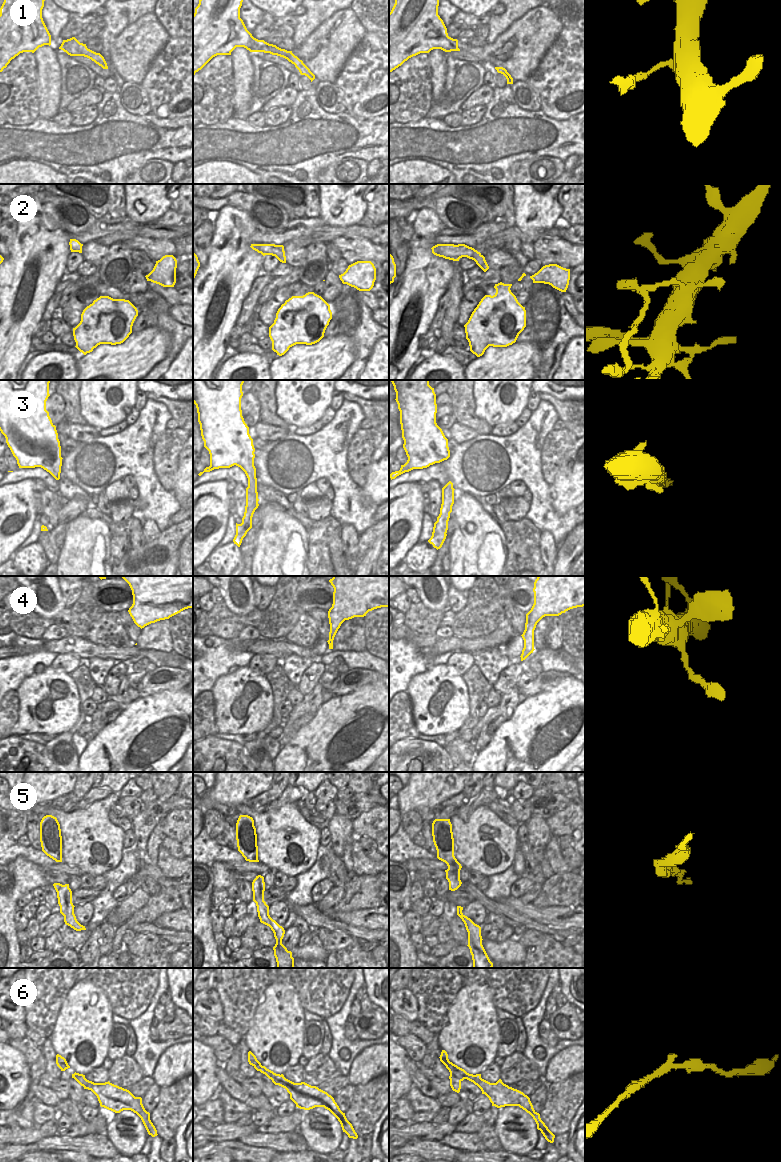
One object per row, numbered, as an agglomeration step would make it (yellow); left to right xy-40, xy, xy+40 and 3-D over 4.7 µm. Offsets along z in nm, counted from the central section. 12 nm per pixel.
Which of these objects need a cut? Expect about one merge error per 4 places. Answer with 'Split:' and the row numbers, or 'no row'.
Split: 1, 2

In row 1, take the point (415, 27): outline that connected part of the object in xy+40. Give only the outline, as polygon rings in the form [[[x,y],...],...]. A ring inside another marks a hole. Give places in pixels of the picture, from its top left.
[[[395,0],[389,13],[389,73],[409,58],[433,49],[448,52],[447,28],[438,15],[439,0]]]

